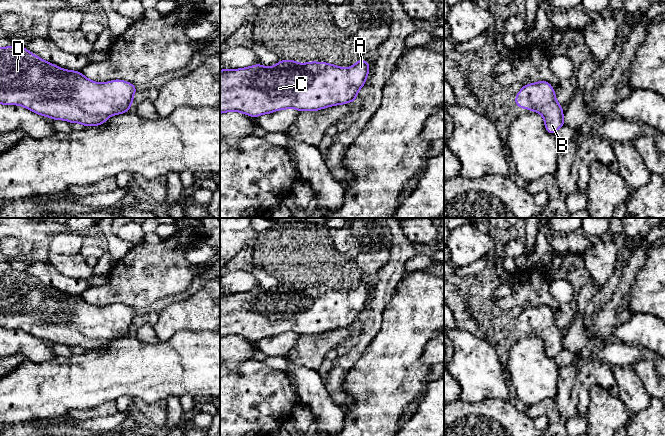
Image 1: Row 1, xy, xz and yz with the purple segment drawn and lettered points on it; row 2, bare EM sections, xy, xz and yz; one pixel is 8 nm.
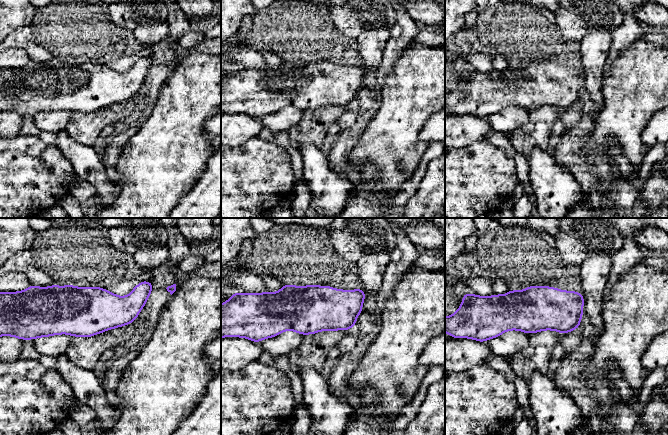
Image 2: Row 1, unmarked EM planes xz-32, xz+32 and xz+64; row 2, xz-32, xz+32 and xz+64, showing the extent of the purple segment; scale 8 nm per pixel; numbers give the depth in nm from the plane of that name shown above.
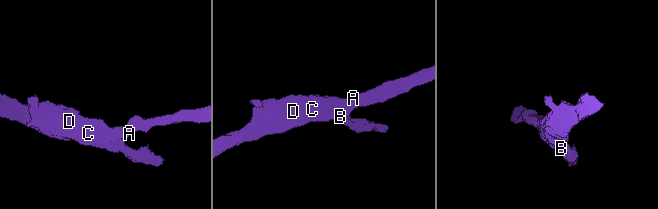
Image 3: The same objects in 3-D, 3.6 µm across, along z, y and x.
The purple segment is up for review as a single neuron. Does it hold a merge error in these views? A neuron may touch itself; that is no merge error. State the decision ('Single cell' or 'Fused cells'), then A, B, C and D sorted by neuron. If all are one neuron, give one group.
Single cell. Groups: A B C D

